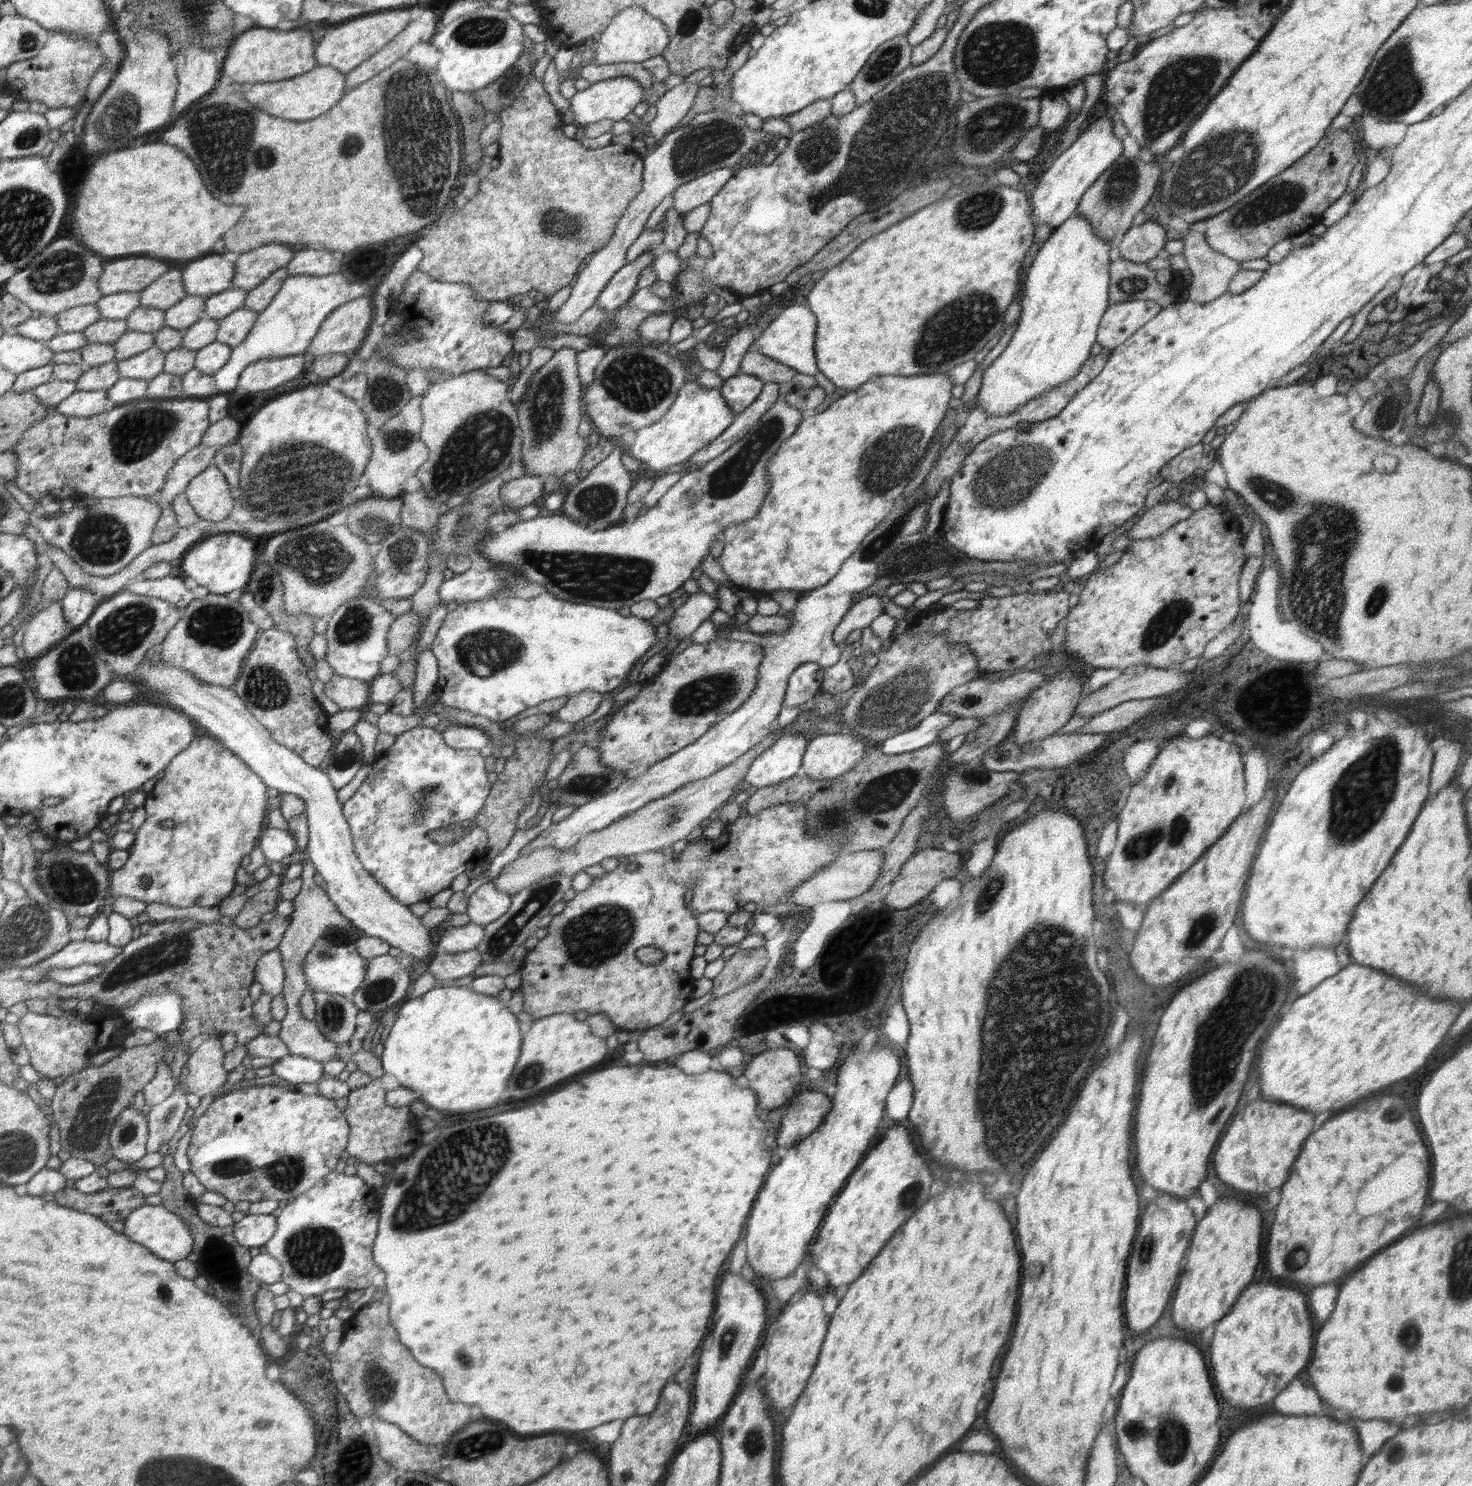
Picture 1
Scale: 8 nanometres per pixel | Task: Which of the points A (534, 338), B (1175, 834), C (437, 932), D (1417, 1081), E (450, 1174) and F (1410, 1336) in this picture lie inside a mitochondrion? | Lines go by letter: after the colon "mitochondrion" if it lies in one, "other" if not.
A: other
B: mitochondrion
C: other
D: other
E: mitochondrion
F: mitochondrion

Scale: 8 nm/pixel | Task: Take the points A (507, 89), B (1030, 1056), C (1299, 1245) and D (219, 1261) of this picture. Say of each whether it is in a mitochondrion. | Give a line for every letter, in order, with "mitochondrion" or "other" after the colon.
A: mitochondrion
B: mitochondrion
C: mitochondrion
D: mitochondrion

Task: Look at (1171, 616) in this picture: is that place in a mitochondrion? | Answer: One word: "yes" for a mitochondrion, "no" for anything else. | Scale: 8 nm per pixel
yes

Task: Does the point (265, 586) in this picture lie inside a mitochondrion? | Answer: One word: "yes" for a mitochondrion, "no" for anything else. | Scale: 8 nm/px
yes

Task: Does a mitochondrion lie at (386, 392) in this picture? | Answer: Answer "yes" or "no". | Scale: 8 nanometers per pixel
yes

